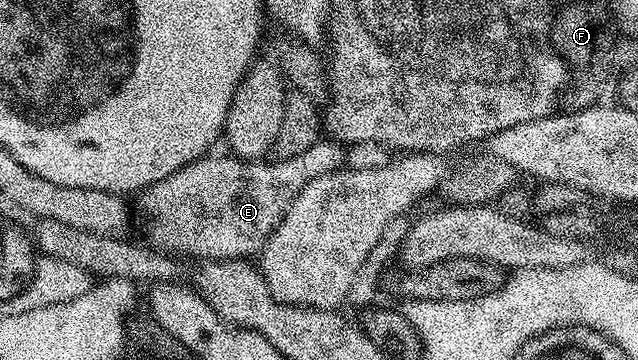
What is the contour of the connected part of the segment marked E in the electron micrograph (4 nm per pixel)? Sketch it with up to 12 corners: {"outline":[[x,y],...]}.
{"outline":[[332,139],[286,161],[206,155],[131,201],[150,249],[249,259]]}

